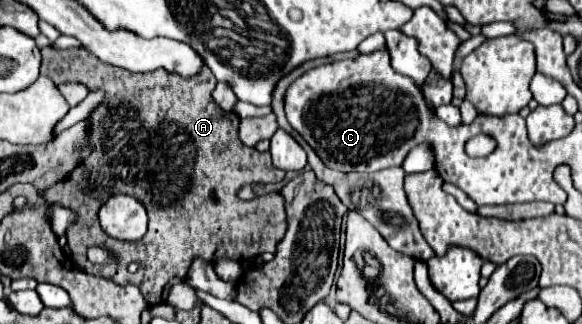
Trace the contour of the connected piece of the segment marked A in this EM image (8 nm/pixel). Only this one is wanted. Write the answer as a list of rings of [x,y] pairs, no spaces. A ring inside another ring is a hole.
[[[44,47],[44,49],[42,49],[42,67],[40,67],[42,71],[40,71],[40,75],[50,77],[54,83],[78,81],[78,83],[84,83],[88,89],[102,87],[102,89],[106,91],[106,101],[104,101],[104,103],[92,113],[92,117],[90,117],[90,147],[92,147],[90,157],[84,159],[84,161],[78,165],[78,169],[70,175],[70,179],[58,183],[56,187],[52,187],[50,191],[44,193],[44,197],[46,197],[50,203],[62,205],[62,207],[68,207],[68,209],[74,209],[74,211],[78,213],[78,221],[76,221],[74,225],[70,225],[68,231],[66,231],[68,245],[70,245],[70,251],[72,251],[72,261],[76,259],[74,265],[76,265],[78,269],[86,271],[86,273],[100,275],[100,267],[96,265],[96,267],[92,269],[92,263],[86,259],[86,247],[90,247],[90,245],[104,245],[104,247],[116,251],[118,257],[120,257],[118,263],[112,263],[112,281],[118,283],[118,285],[138,285],[140,291],[142,291],[142,295],[144,295],[144,299],[146,299],[148,303],[154,303],[154,305],[156,305],[156,303],[164,303],[164,301],[166,301],[168,289],[170,289],[172,285],[182,283],[182,281],[186,279],[188,269],[190,269],[190,263],[192,263],[194,259],[206,259],[206,261],[216,263],[218,259],[226,257],[226,259],[234,259],[234,261],[240,261],[240,263],[242,263],[242,261],[248,261],[248,259],[252,259],[252,257],[258,257],[260,253],[276,253],[276,247],[278,247],[278,243],[282,241],[282,237],[286,235],[286,229],[288,229],[283,196],[279,192],[272,192],[257,196],[253,198],[252,201],[240,201],[240,199],[236,197],[236,191],[238,191],[242,185],[248,183],[248,175],[254,175],[254,173],[284,173],[284,171],[282,171],[282,169],[276,169],[276,167],[272,165],[272,159],[270,159],[270,153],[268,153],[268,151],[266,151],[266,153],[258,153],[256,149],[246,147],[246,145],[240,141],[240,137],[238,137],[238,125],[240,125],[238,115],[236,115],[236,113],[226,113],[226,111],[222,111],[222,109],[214,103],[214,99],[212,99],[212,91],[214,91],[214,87],[216,87],[216,79],[214,79],[214,75],[212,75],[212,71],[210,71],[208,67],[202,67],[202,71],[198,71],[198,75],[192,75],[190,79],[182,79],[182,75],[170,75],[170,71],[162,71],[162,69],[152,71],[152,73],[130,73],[130,71],[126,71],[126,69],[112,67],[112,65],[100,69],[100,65],[106,65],[106,63],[100,63],[96,55],[90,55],[90,51],[86,51],[86,47],[78,47],[78,49],[54,49],[54,47]],[[112,193],[114,193],[114,195],[118,195],[118,193],[132,195],[134,199],[138,199],[138,201],[146,207],[148,219],[150,219],[150,221],[148,221],[148,233],[146,233],[146,237],[142,237],[140,241],[134,241],[134,243],[126,243],[126,241],[112,239],[110,235],[106,235],[106,233],[102,231],[100,223],[98,223],[98,209],[102,207],[102,203],[104,203],[108,197],[112,197]],[[132,261],[140,263],[140,269],[138,269],[136,273],[128,273],[128,271],[126,271],[126,265],[132,263]]]

